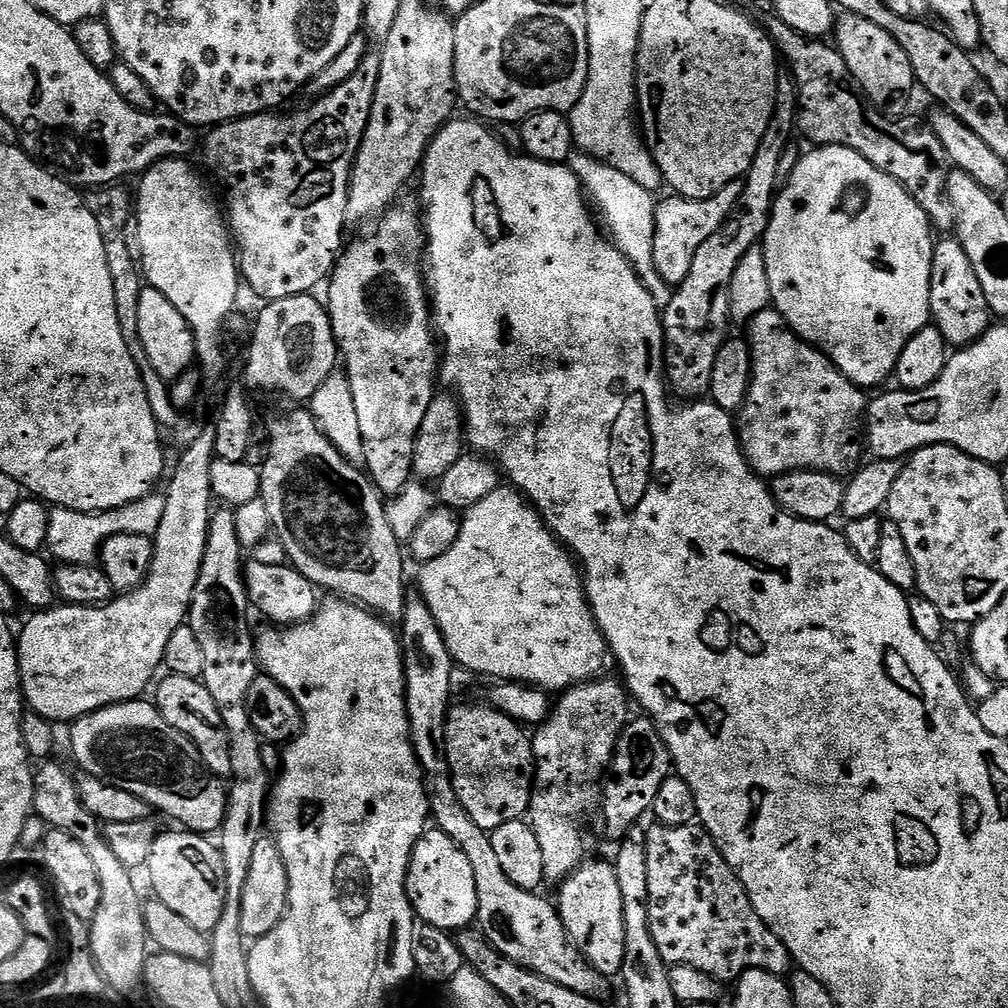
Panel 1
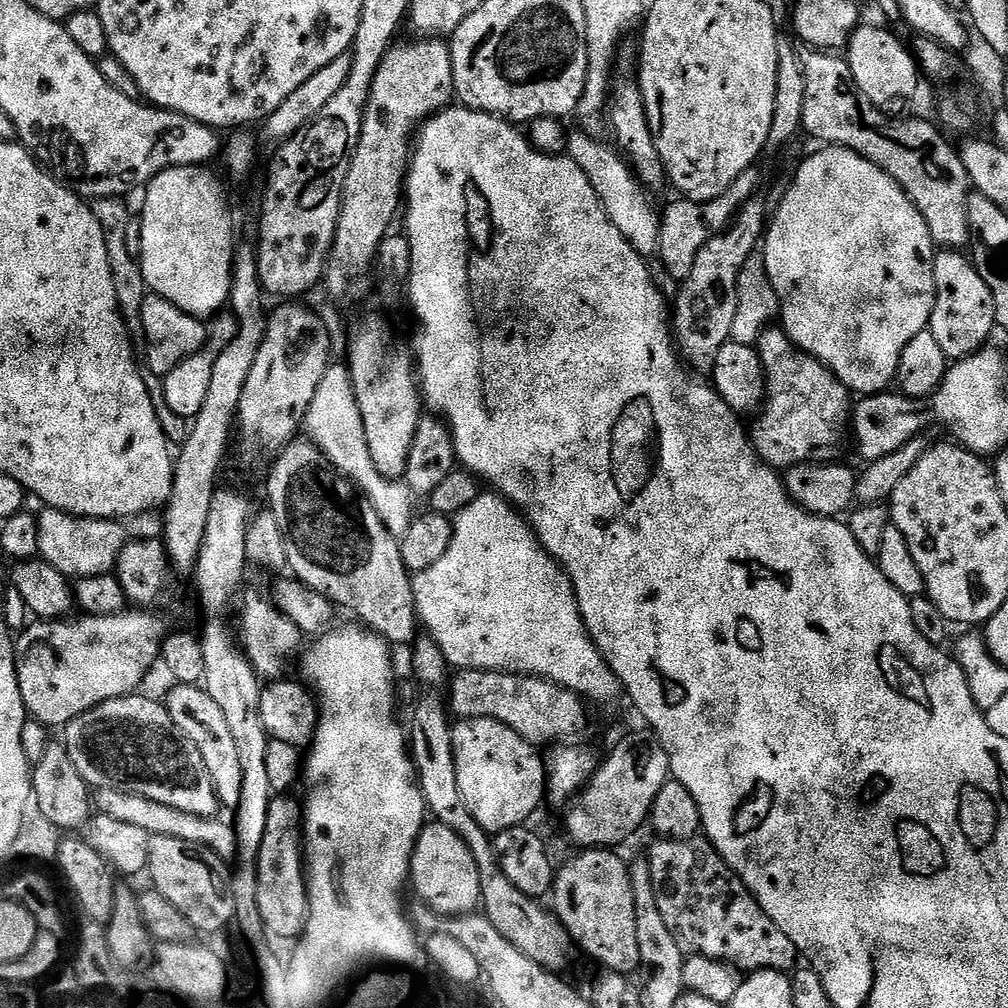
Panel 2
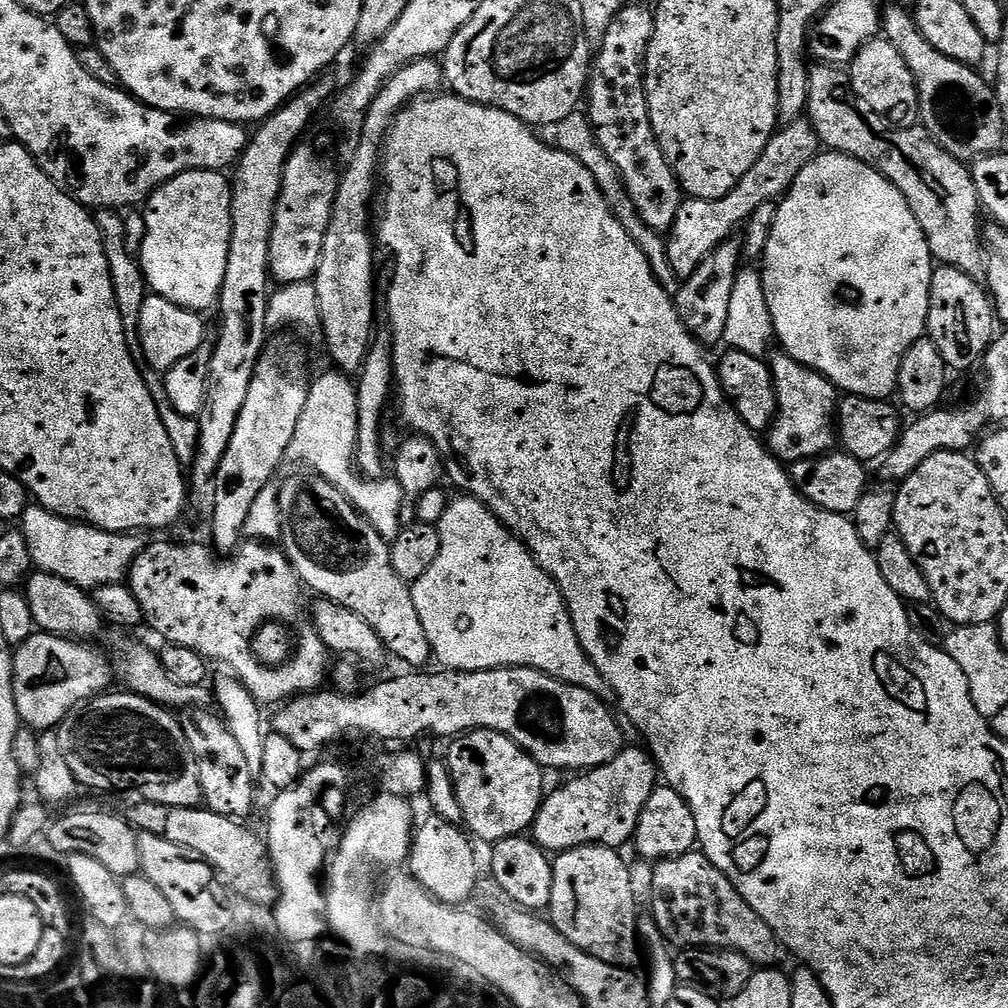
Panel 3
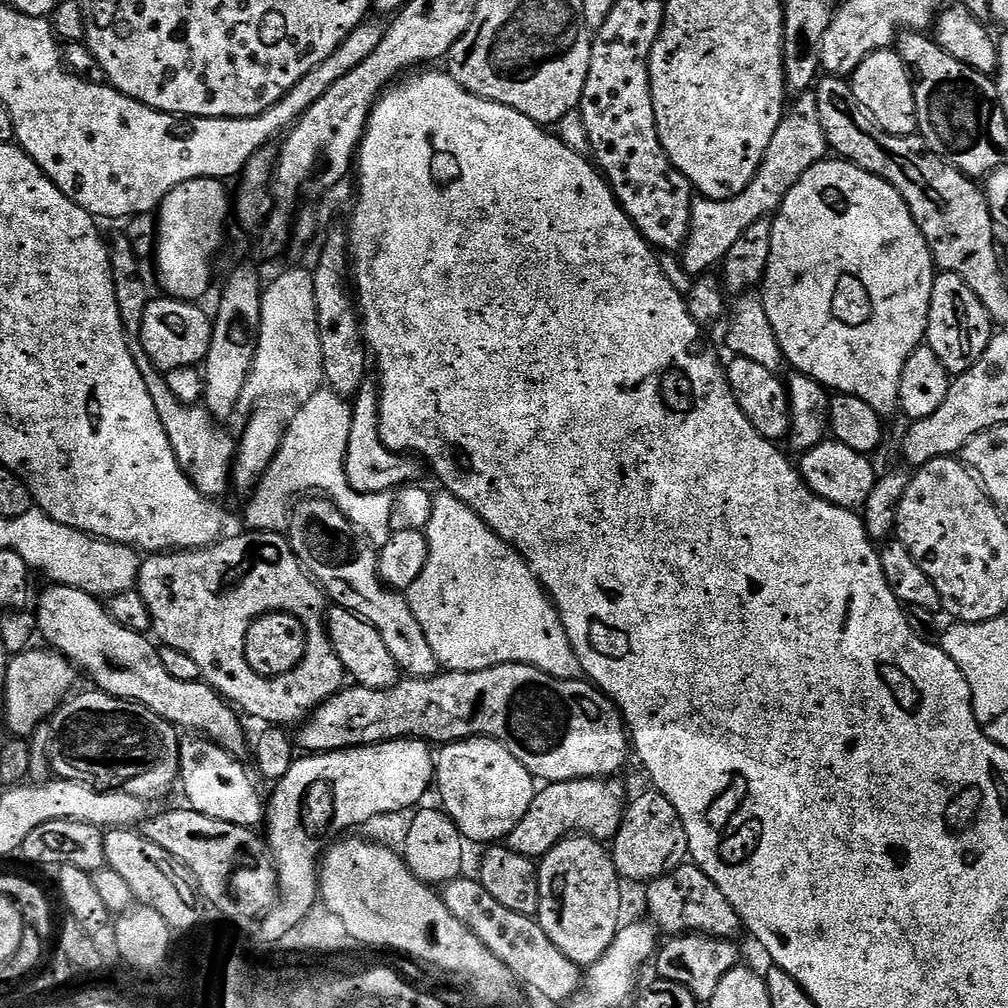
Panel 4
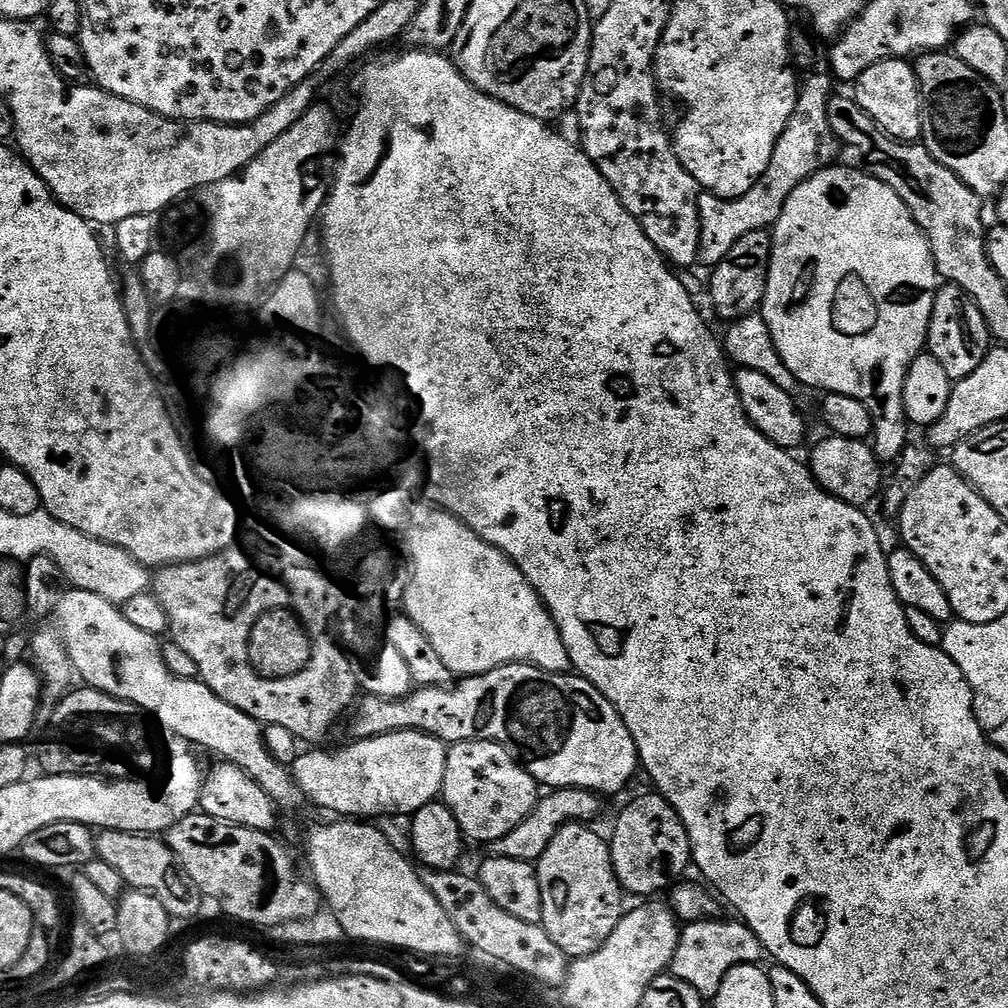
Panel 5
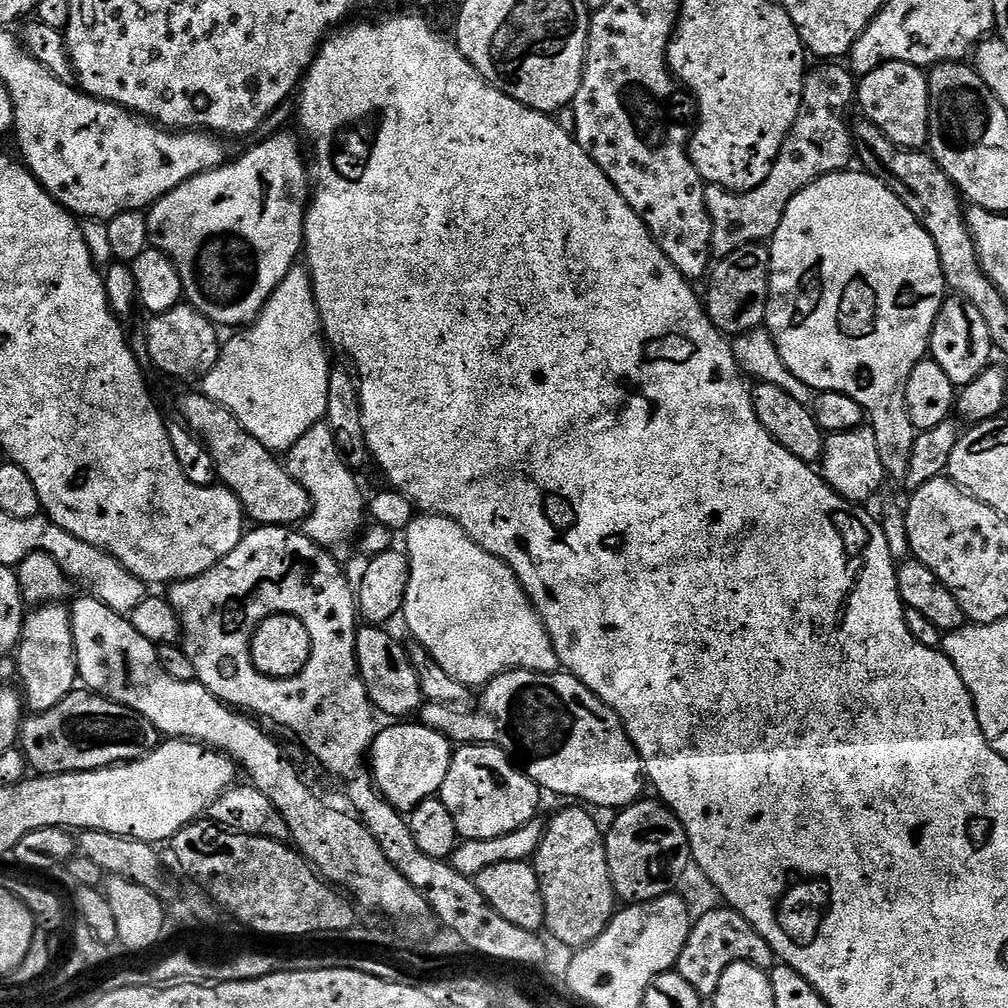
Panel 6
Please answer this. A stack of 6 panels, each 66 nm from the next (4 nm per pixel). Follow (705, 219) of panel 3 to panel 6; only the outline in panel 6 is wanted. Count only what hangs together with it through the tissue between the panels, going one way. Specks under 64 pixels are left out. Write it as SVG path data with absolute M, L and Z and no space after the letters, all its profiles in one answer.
M820 62L816 69L804 77L802 102L798 118L784 139L782 150L766 174L766 182L749 192L727 192L722 186L709 184L705 187L706 210L712 223L712 254L719 258L742 250L747 244L764 244L786 214L786 206L806 186L831 172L843 172L854 160L854 141L849 121L844 121L844 112L854 104L854 77L840 62Z

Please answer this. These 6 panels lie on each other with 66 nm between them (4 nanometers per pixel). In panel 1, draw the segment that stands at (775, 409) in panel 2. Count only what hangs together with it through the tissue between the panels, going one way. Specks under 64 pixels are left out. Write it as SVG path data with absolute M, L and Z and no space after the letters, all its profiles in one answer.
M769 310L758 314L750 321L751 328L752 385L748 401L738 413L740 446L749 466L762 478L802 470L828 472L841 478L855 473L862 464L860 455L866 452L862 443L862 425L870 400L864 397L867 396L865 389L850 382L832 366L831 360L820 349L804 343L791 328L785 326L784 317L779 312Z

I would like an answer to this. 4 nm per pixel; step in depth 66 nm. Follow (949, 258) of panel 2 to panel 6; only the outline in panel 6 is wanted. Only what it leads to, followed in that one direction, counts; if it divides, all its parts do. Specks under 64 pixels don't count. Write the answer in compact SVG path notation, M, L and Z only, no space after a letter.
M952 294L944 301L938 318L934 322L934 330L930 341L930 356L946 370L946 378L963 390L970 382L974 382L985 368L989 367L991 356L994 356L990 330L986 330L986 321L968 300Z

